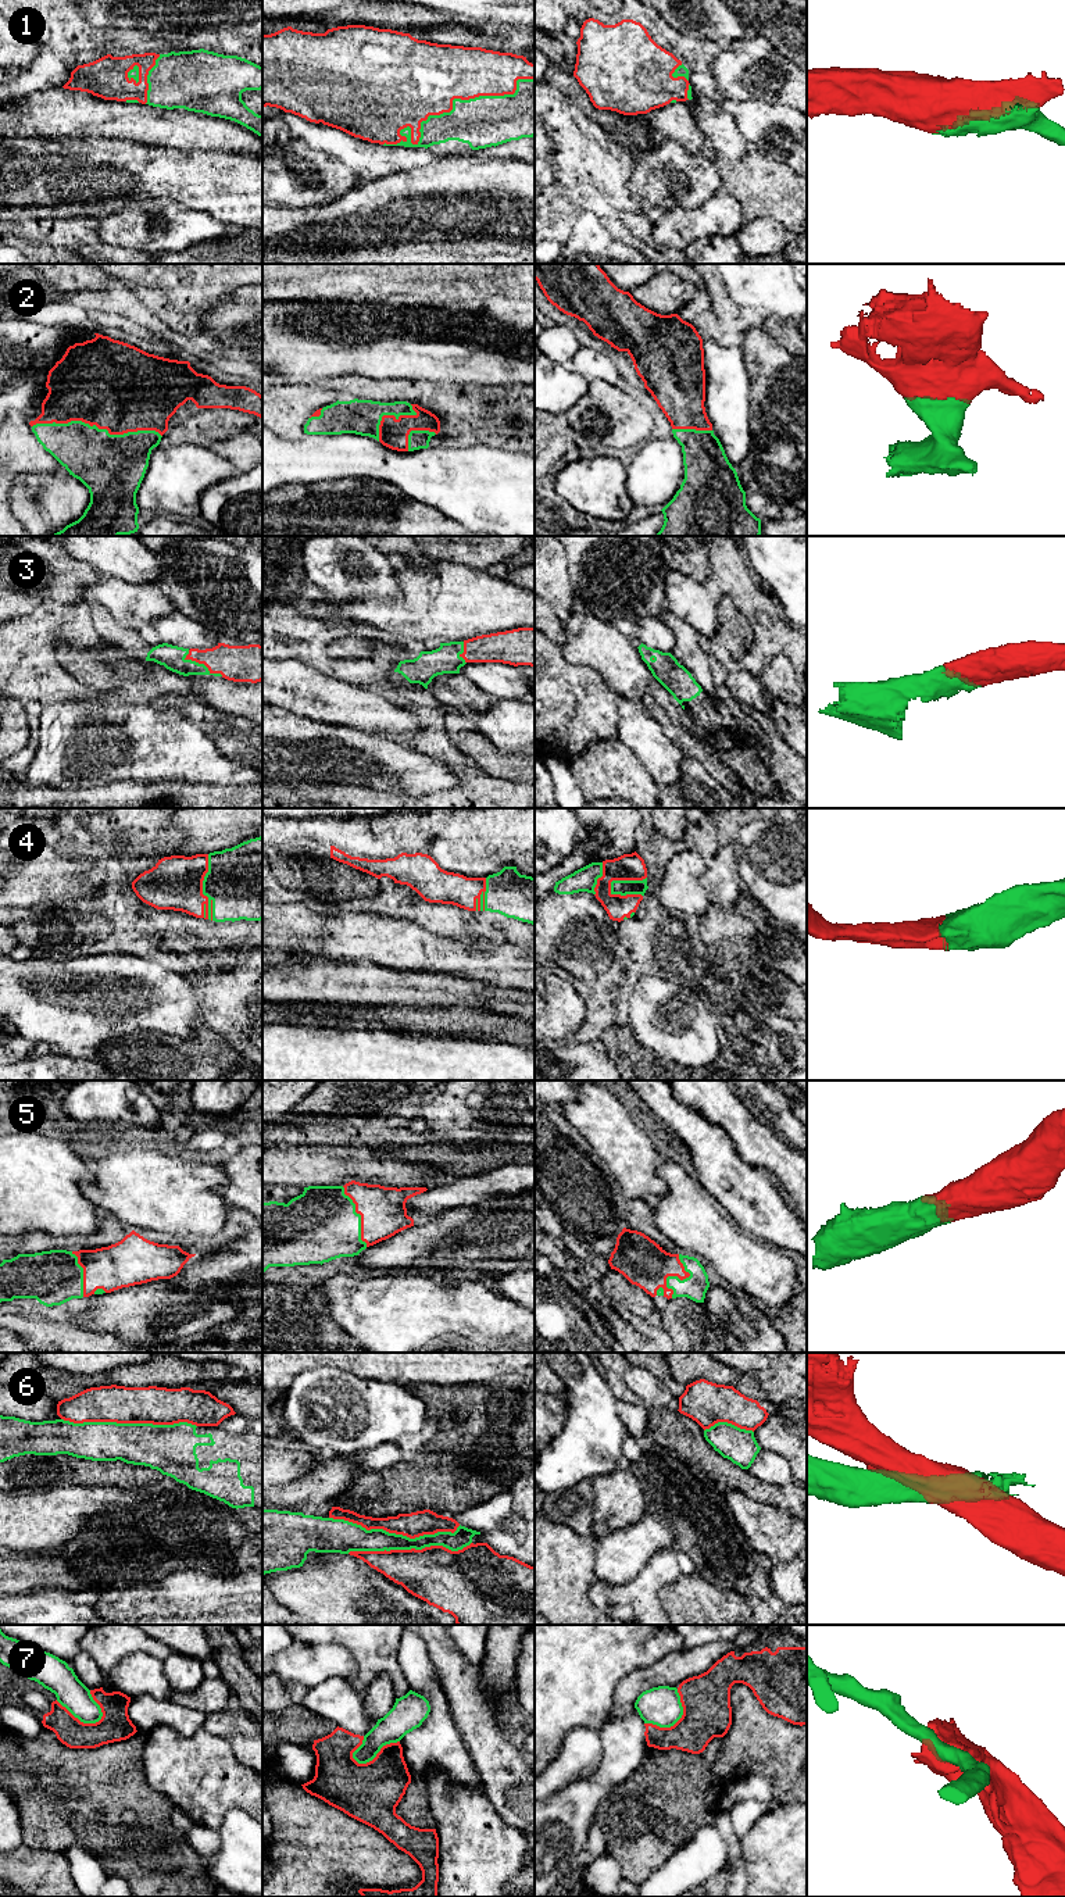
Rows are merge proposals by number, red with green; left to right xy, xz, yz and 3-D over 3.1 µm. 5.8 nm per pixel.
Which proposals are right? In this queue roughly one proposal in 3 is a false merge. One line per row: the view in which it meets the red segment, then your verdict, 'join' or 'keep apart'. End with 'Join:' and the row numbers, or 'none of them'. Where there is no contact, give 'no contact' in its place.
1: meets red in xz; join
2: meets red in xy; join
3: meets red in xy; join
4: meets red in xy; join
5: meets red in yz; join
6: meets red in xy; keep apart
7: meets red in xy; keep apart
Join: 1, 2, 3, 4, 5

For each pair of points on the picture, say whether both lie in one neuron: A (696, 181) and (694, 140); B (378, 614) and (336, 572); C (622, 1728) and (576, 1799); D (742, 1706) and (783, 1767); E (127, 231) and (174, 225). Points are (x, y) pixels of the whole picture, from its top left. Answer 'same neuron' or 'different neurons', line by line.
A: different neurons
B: different neurons
C: same neuron
D: same neuron
E: same neuron

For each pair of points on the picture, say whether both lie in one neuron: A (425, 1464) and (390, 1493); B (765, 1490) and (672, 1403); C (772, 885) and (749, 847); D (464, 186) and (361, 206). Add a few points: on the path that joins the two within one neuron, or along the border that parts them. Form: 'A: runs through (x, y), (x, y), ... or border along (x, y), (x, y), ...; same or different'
A: runs through (417, 1472), (399, 1489); same
B: border along (649, 1407), (668, 1407), (676, 1411); different
C: runs through (772, 875), (772, 871), (758, 857); same
D: runs through (439, 189), (408, 192), (393, 196), (386, 202); same

